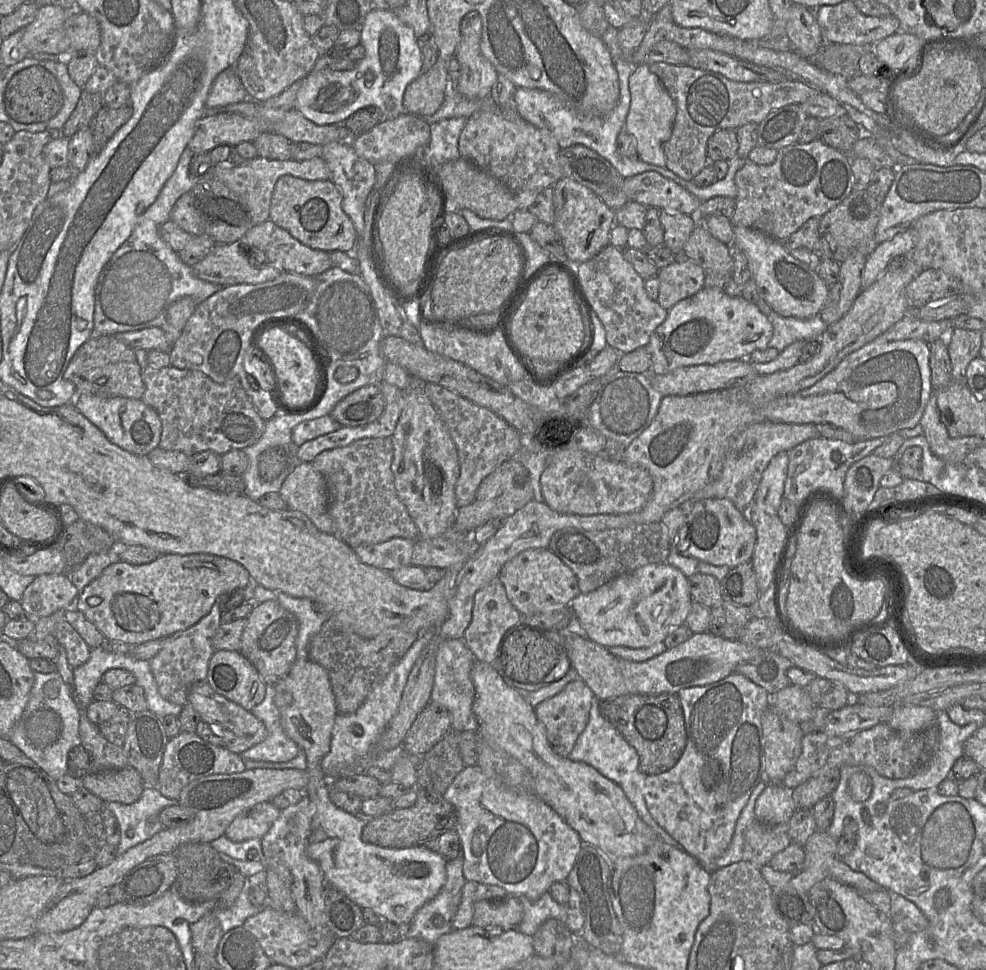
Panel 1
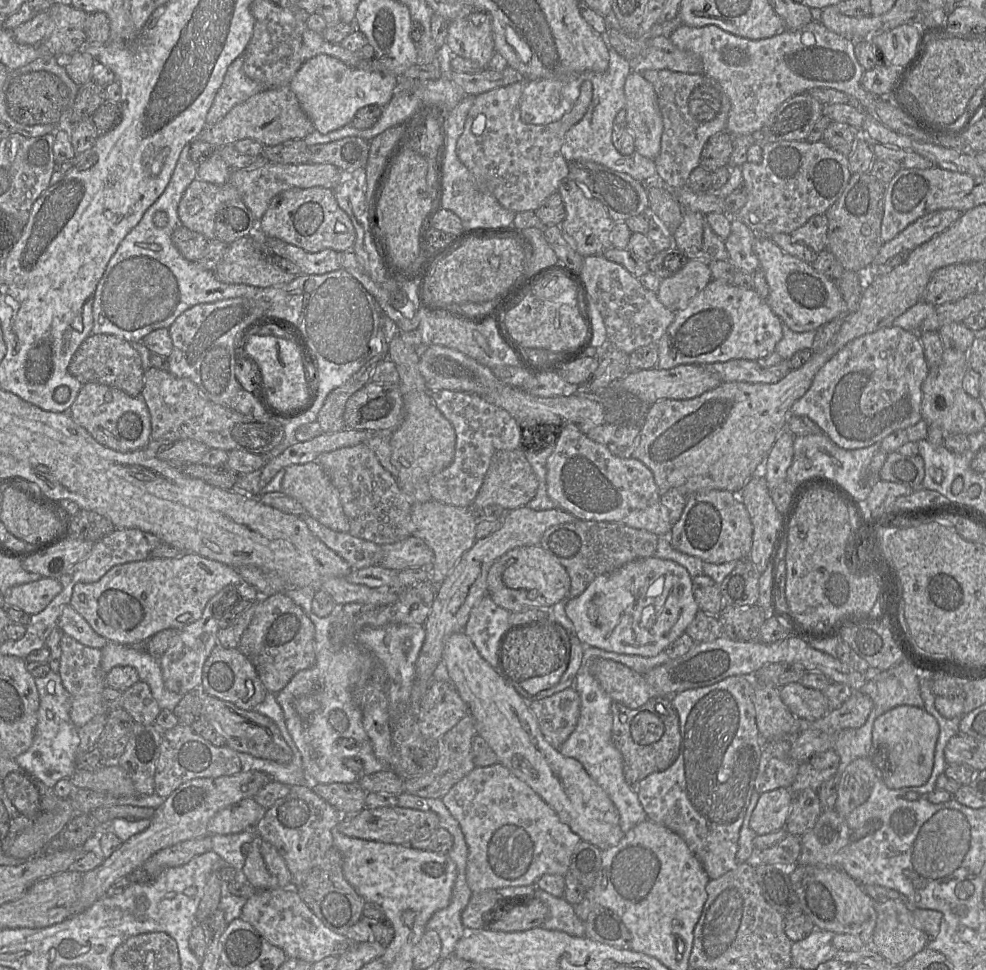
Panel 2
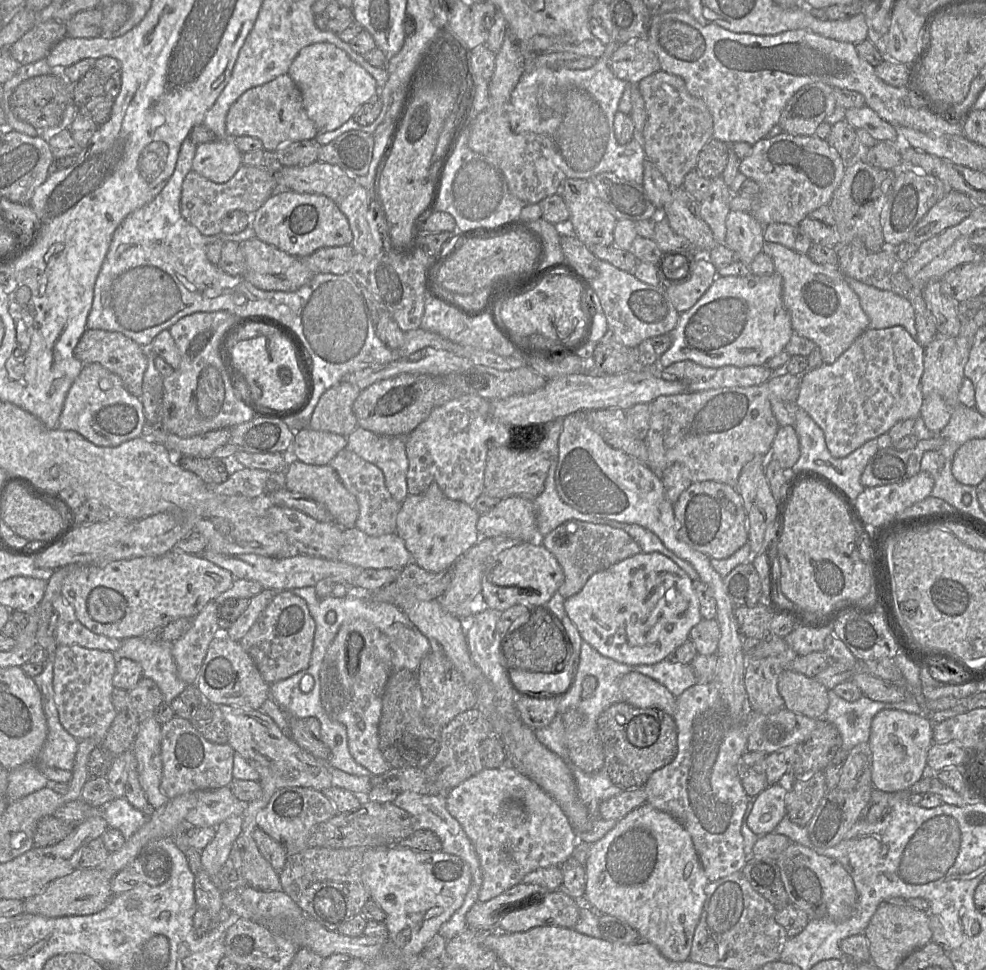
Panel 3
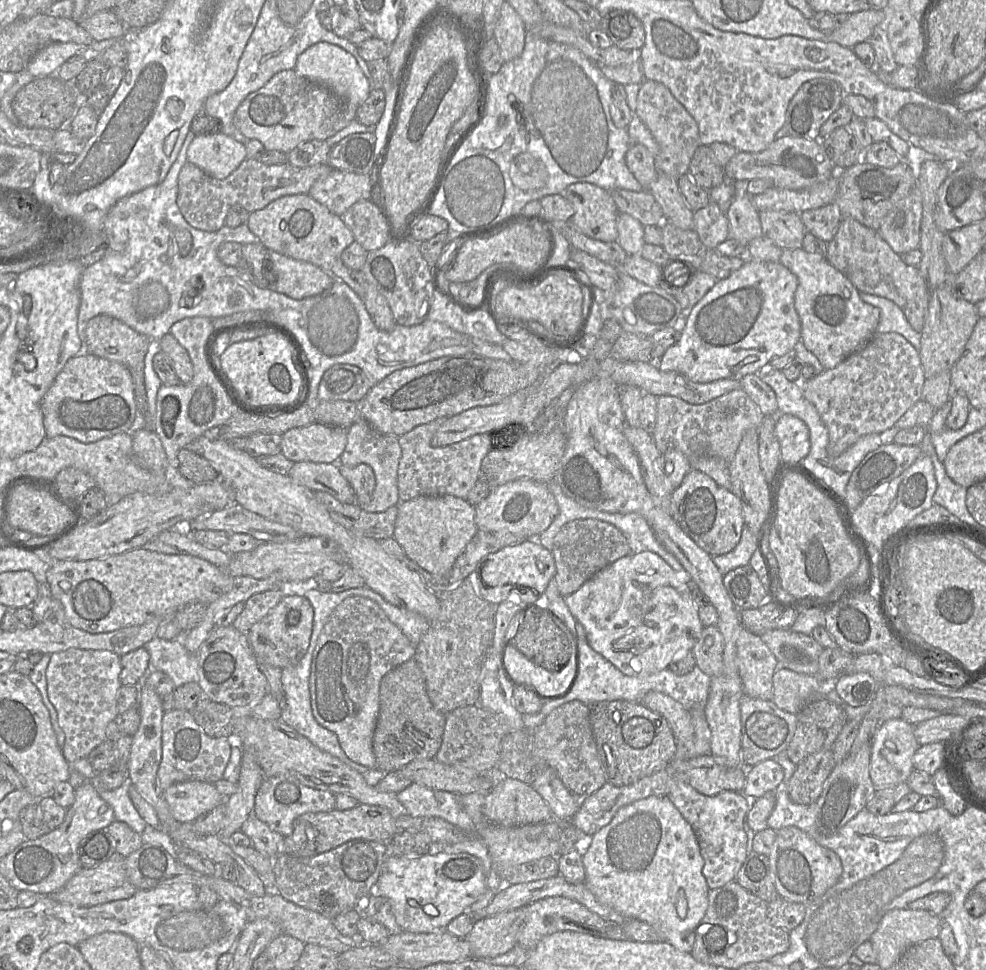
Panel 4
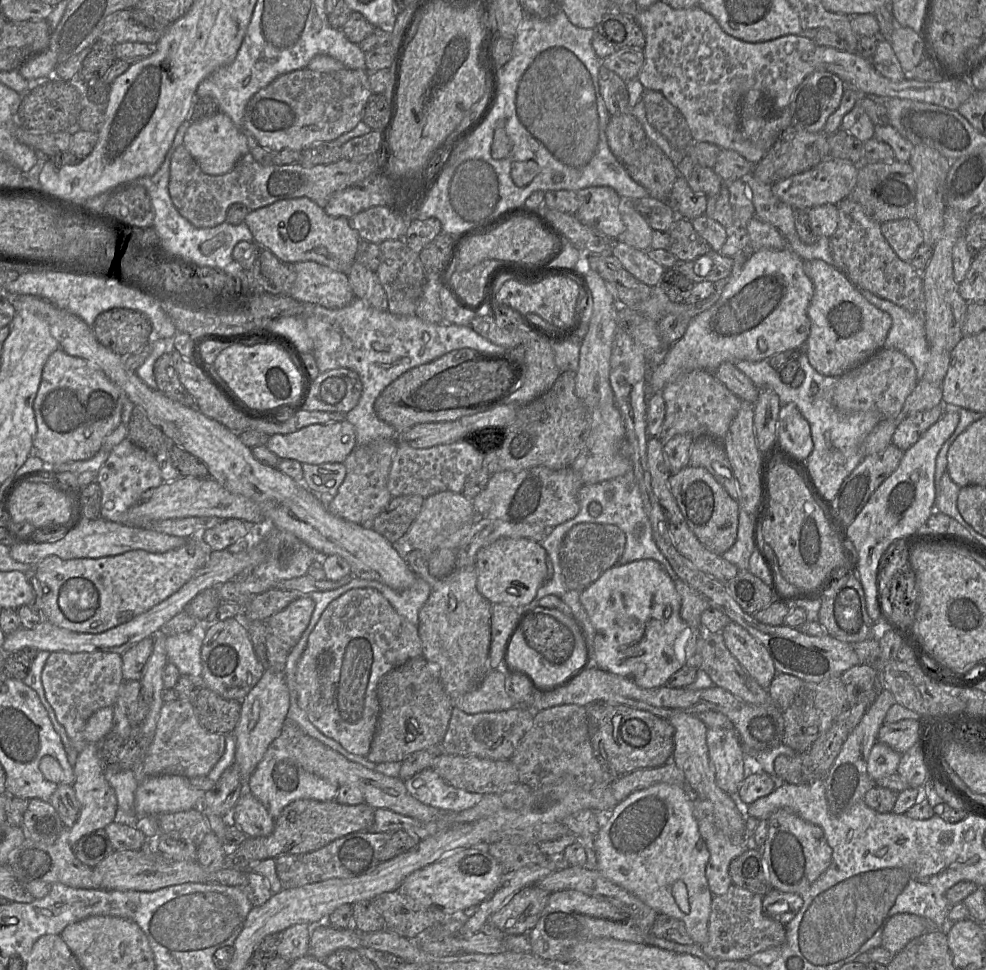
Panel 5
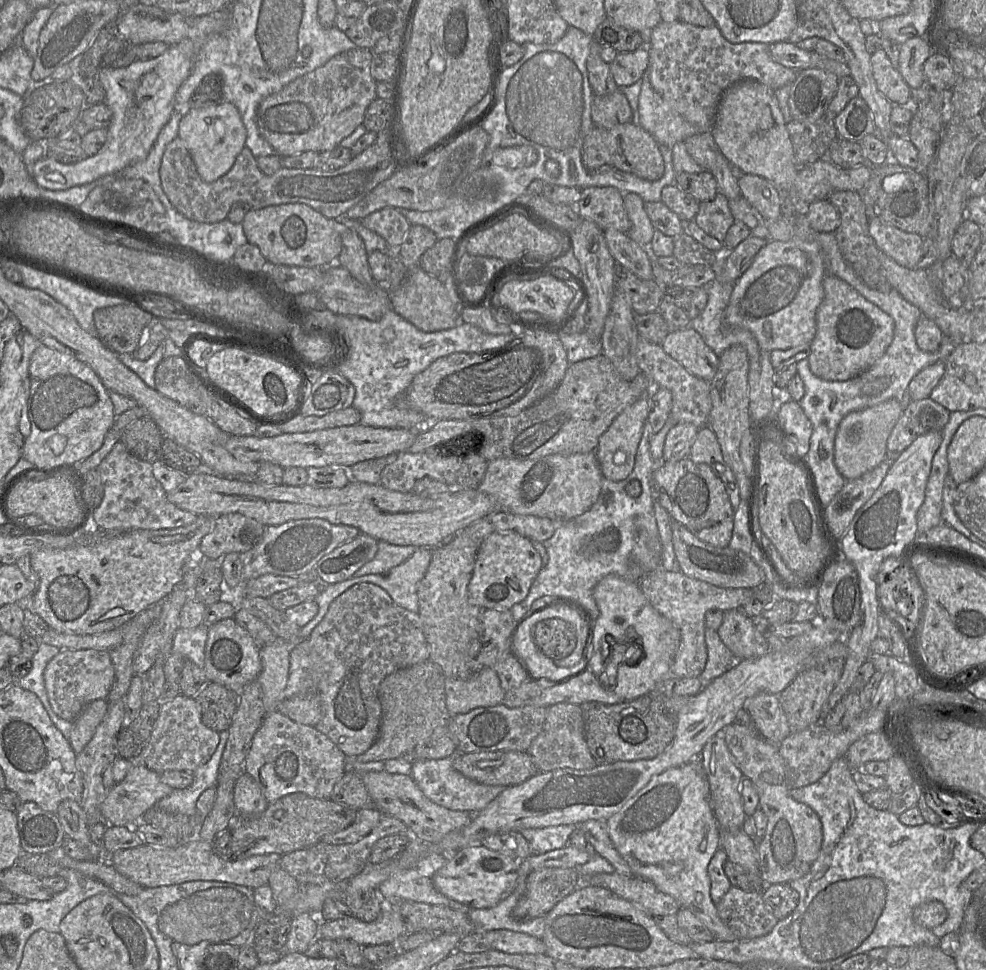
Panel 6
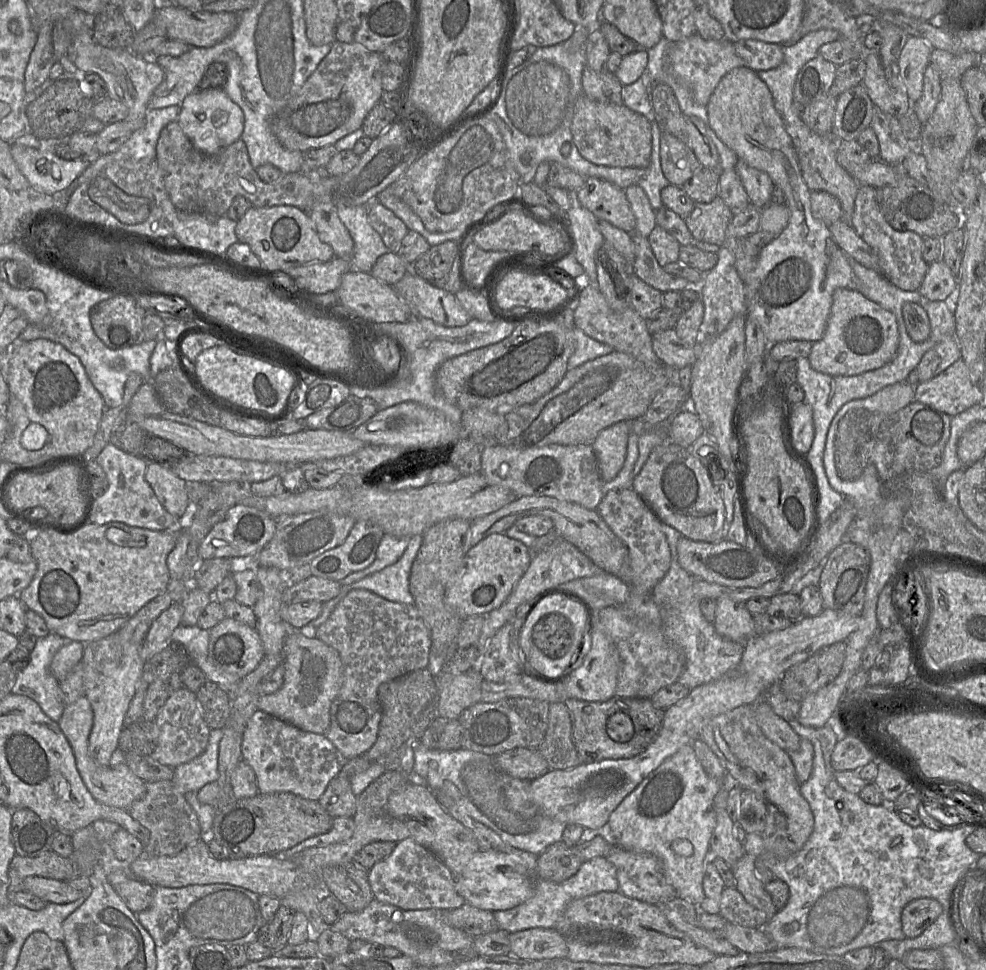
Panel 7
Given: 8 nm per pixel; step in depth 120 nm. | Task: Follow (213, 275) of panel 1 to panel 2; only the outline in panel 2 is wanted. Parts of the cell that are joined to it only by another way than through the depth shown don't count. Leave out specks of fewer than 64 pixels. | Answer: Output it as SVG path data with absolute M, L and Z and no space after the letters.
M244 236L229 244L228 250L216 269L216 278L228 284L246 284L255 287L270 287L293 281L297 275L283 271L266 258L267 246L257 242L254 236Z

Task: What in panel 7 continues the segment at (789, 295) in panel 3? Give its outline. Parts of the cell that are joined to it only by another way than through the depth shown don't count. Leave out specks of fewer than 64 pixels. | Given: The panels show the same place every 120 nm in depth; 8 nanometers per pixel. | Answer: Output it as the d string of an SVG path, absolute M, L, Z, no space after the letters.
M838 288L832 297L832 306L821 340L813 342L808 359L811 367L832 376L852 376L883 367L894 359L899 345L896 317L856 290Z

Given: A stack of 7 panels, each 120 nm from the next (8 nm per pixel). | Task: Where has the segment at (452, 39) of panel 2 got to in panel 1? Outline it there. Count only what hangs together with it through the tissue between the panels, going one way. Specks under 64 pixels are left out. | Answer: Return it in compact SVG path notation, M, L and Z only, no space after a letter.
M471 11L461 21L461 41L455 52L461 74L454 81L454 87L468 99L488 97L498 77L494 66L481 53L481 36L481 16Z

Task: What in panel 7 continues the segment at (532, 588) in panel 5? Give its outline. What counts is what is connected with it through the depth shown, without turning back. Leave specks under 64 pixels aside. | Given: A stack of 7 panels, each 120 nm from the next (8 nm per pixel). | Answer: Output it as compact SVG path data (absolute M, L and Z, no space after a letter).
M494 533L469 549L447 583L444 602L462 619L473 615L486 615L500 607L527 570L532 551L522 542L505 533Z

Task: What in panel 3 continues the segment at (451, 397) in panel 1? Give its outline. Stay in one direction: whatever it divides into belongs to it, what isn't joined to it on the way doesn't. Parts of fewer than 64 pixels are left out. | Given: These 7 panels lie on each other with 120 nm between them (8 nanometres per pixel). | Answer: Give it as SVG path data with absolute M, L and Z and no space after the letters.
M462 394L433 409L427 419L421 422L405 437L405 449L408 457L407 491L417 495L430 485L436 484L443 494L452 499L473 505L483 494L486 457L492 447L523 448L526 431L522 427L510 426L493 419L490 415L490 401L473 394Z

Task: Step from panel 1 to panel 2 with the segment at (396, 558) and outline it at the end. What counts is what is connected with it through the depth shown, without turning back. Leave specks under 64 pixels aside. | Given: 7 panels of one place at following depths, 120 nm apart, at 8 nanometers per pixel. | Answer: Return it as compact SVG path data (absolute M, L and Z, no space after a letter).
M310 515L299 517L304 520L309 530L339 555L351 569L380 565L383 557L381 545L352 536L349 532L334 531Z

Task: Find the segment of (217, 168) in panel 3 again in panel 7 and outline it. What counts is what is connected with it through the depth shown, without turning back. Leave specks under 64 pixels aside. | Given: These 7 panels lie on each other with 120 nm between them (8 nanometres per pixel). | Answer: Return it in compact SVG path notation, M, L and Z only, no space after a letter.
M222 88L205 89L187 95L180 105L177 121L194 147L206 155L216 155L240 139L244 129L242 109Z

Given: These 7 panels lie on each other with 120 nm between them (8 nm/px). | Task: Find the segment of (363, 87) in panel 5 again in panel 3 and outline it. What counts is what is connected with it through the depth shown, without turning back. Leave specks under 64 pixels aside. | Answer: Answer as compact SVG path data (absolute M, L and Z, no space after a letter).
M288 73L244 92L228 111L226 132L233 137L258 138L268 151L286 143L315 139L319 133L306 113L300 89Z

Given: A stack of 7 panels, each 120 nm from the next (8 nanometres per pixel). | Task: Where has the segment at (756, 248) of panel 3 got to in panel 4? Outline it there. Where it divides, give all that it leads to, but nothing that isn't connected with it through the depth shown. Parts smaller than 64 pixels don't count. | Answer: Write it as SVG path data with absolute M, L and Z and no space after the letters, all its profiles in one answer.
M739 191L735 195L728 208L727 218L729 238L748 244L753 239L763 236L759 211L745 191Z

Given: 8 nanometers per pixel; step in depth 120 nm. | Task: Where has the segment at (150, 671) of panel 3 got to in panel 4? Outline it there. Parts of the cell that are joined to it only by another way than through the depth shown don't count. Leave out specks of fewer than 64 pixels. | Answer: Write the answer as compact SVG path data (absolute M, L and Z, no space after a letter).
M155 637L144 647L150 654L150 669L167 674L175 687L198 682L198 654L189 652L181 639Z

